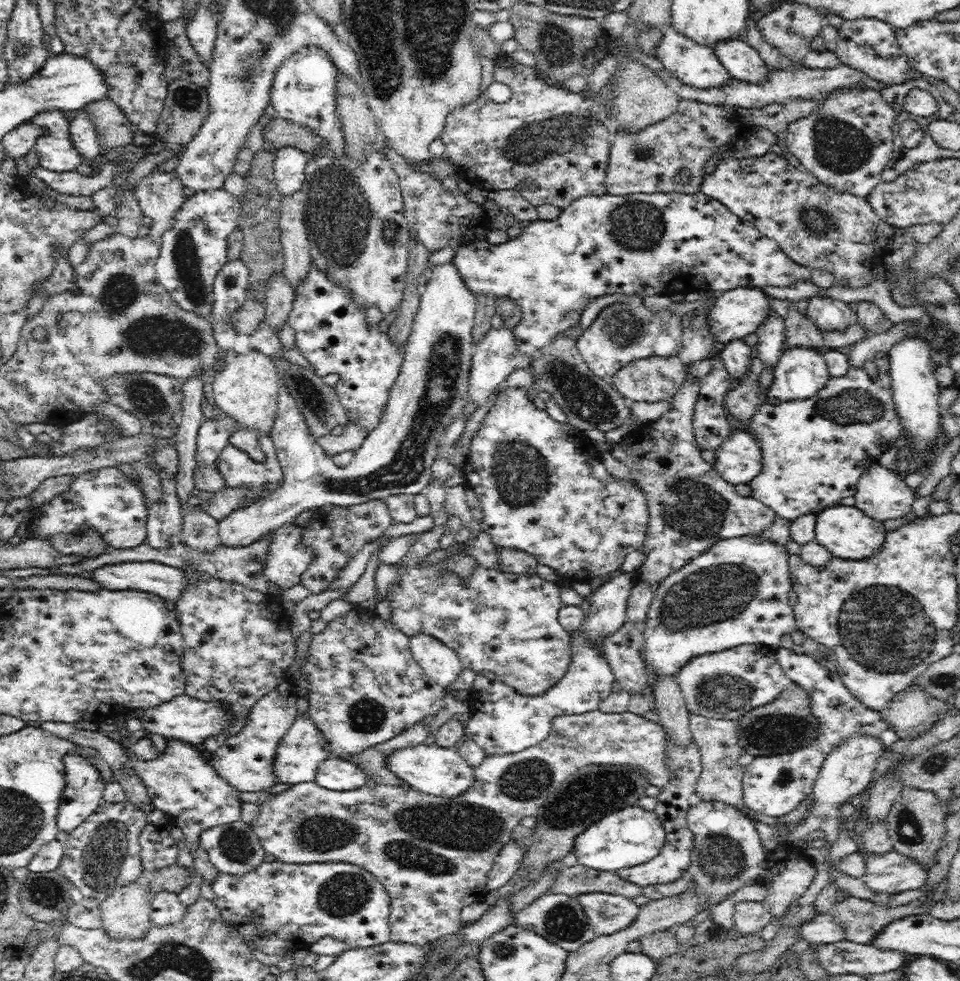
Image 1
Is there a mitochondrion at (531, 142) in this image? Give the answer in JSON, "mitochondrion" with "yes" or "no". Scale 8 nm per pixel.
{"mitochondrion":"yes"}

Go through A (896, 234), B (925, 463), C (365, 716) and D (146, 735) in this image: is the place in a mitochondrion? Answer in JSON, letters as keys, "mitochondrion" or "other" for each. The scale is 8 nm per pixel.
{"A":"other","B":"other","C":"mitochondrion","D":"other"}

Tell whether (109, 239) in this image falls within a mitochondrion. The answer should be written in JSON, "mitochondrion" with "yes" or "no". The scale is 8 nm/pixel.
{"mitochondrion":"no"}

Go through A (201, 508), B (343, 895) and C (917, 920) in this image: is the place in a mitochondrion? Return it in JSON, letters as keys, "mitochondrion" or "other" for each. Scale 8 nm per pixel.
{"A":"other","B":"mitochondrion","C":"other"}

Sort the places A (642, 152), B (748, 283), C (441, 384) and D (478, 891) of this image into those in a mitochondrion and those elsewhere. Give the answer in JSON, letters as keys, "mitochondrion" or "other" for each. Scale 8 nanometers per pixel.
{"A":"mitochondrion","B":"other","C":"mitochondrion","D":"other"}

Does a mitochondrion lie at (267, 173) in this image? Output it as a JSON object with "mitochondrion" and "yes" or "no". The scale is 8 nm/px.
{"mitochondrion":"no"}

